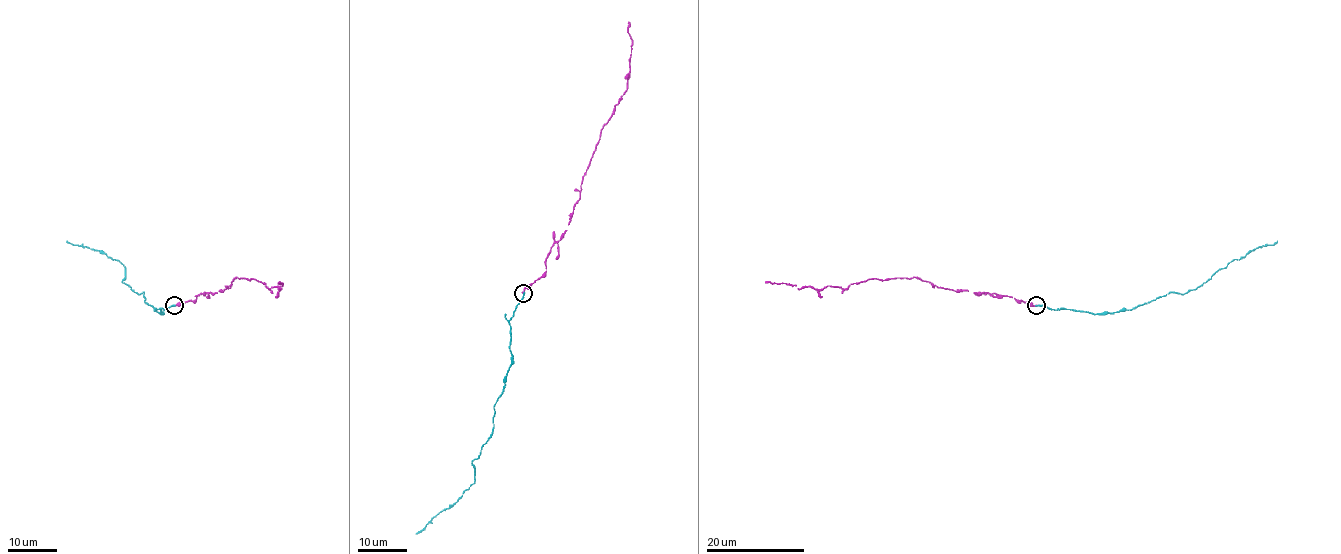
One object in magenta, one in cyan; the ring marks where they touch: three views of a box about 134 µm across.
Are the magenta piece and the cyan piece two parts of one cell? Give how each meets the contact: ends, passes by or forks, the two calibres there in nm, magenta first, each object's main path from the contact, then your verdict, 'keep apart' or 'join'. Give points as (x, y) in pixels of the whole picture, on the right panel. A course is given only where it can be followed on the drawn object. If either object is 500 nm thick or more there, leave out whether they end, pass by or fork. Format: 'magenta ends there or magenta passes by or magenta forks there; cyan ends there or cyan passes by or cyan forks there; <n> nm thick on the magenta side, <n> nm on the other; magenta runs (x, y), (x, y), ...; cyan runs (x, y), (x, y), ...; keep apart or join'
magenta ends there; cyan ends there; 240 nm thick on the magenta side, 240 nm on the other; magenta runs (1037, 304), (943, 288), (916, 277), (873, 278), (847, 288), (820, 290), (765, 281); cyan runs (1037, 306), (1095, 314), (1132, 309), (1170, 292), (1182, 294), (1201, 286), (1230, 261), (1277, 240); join

